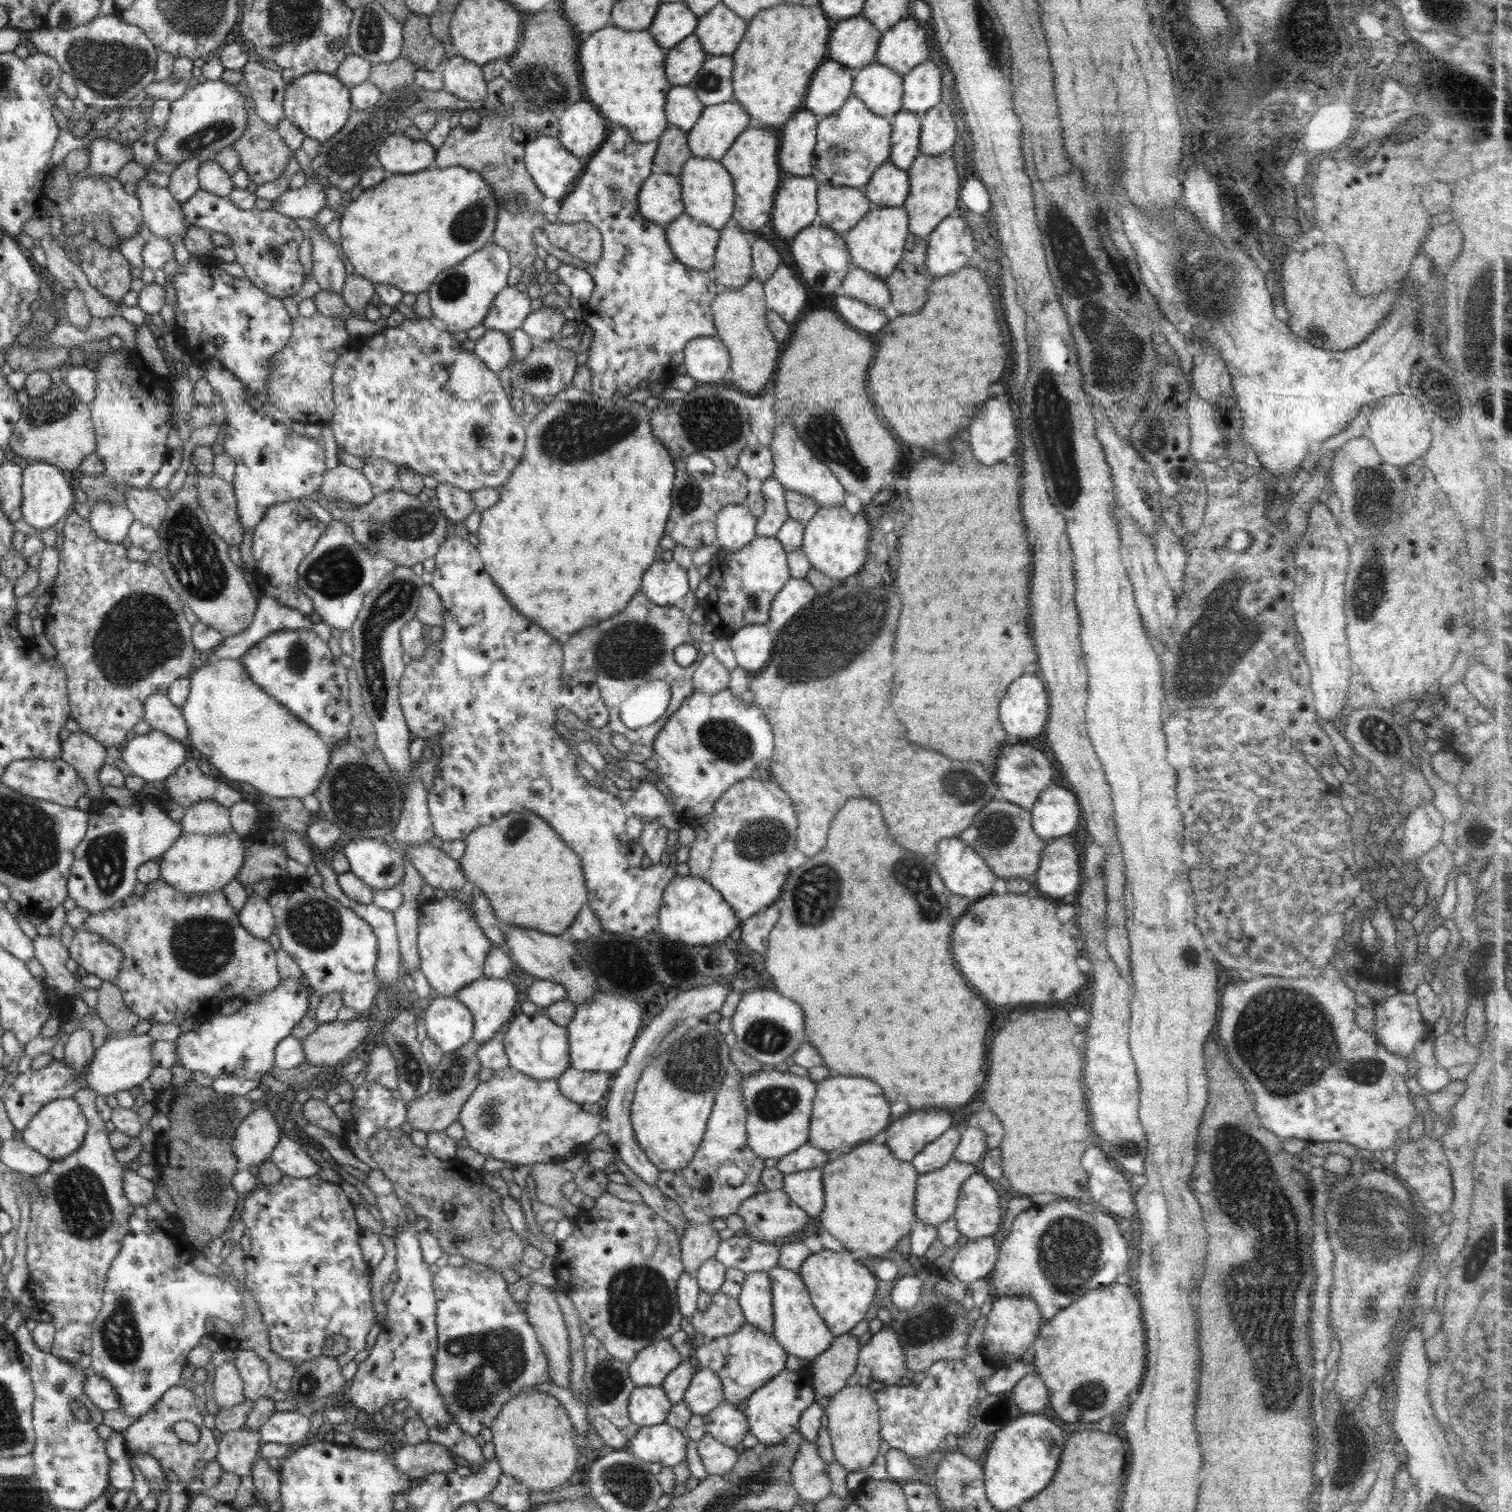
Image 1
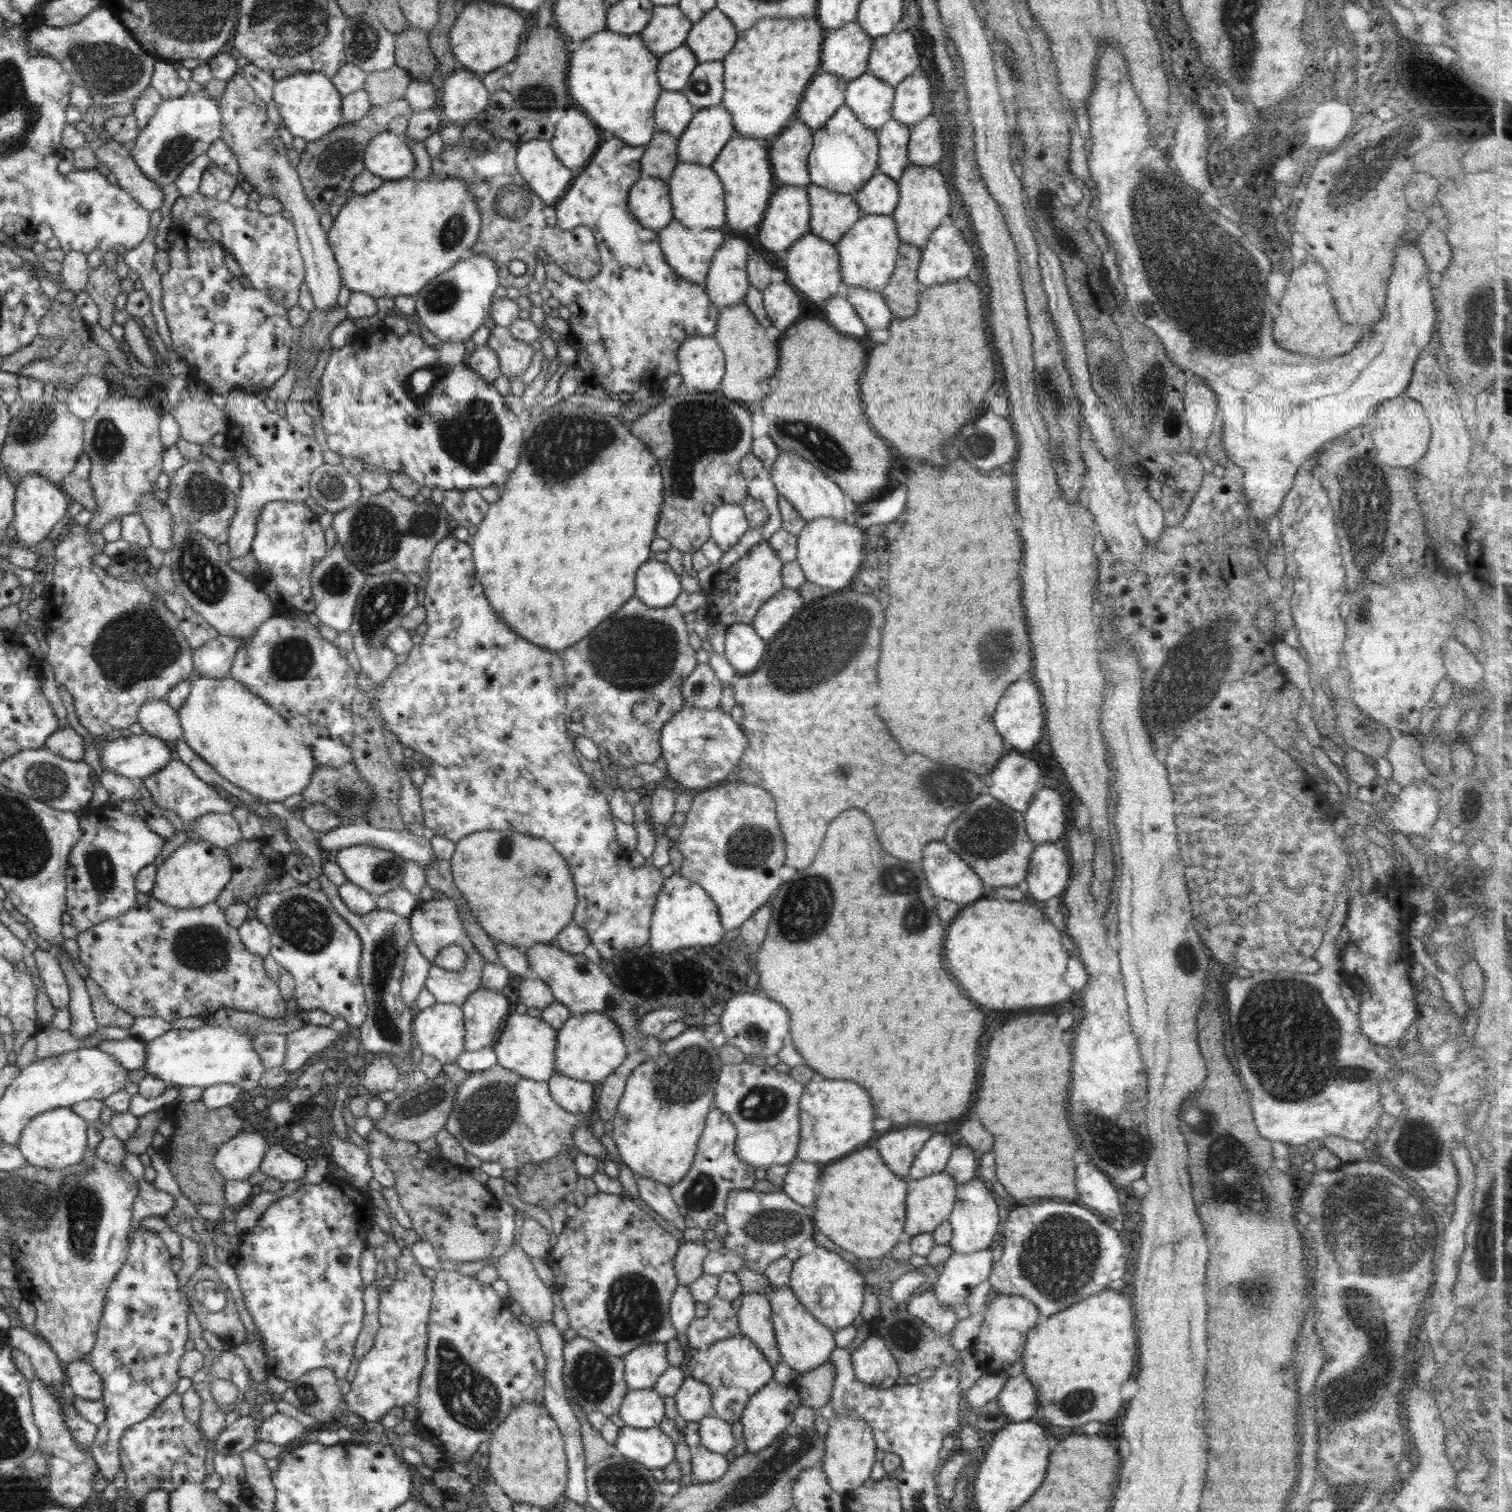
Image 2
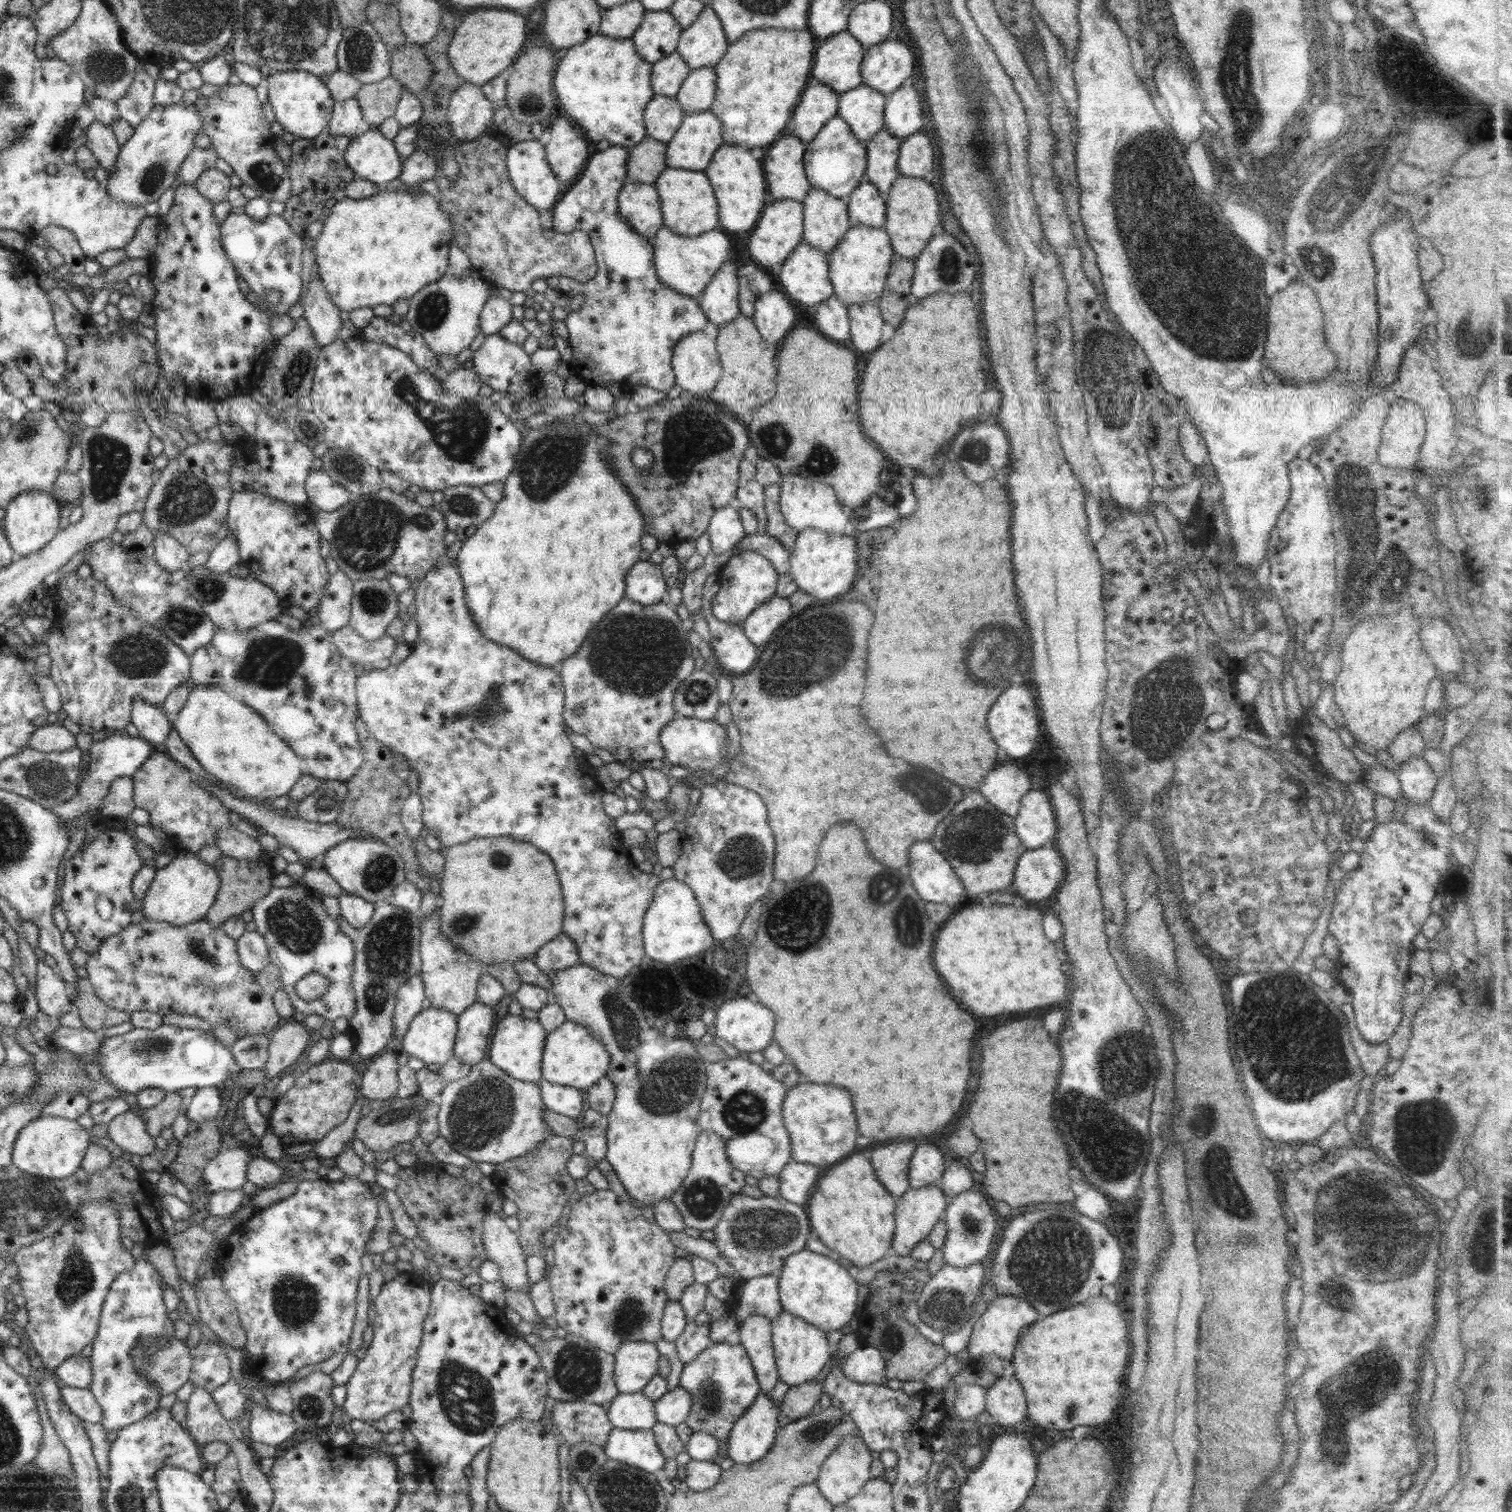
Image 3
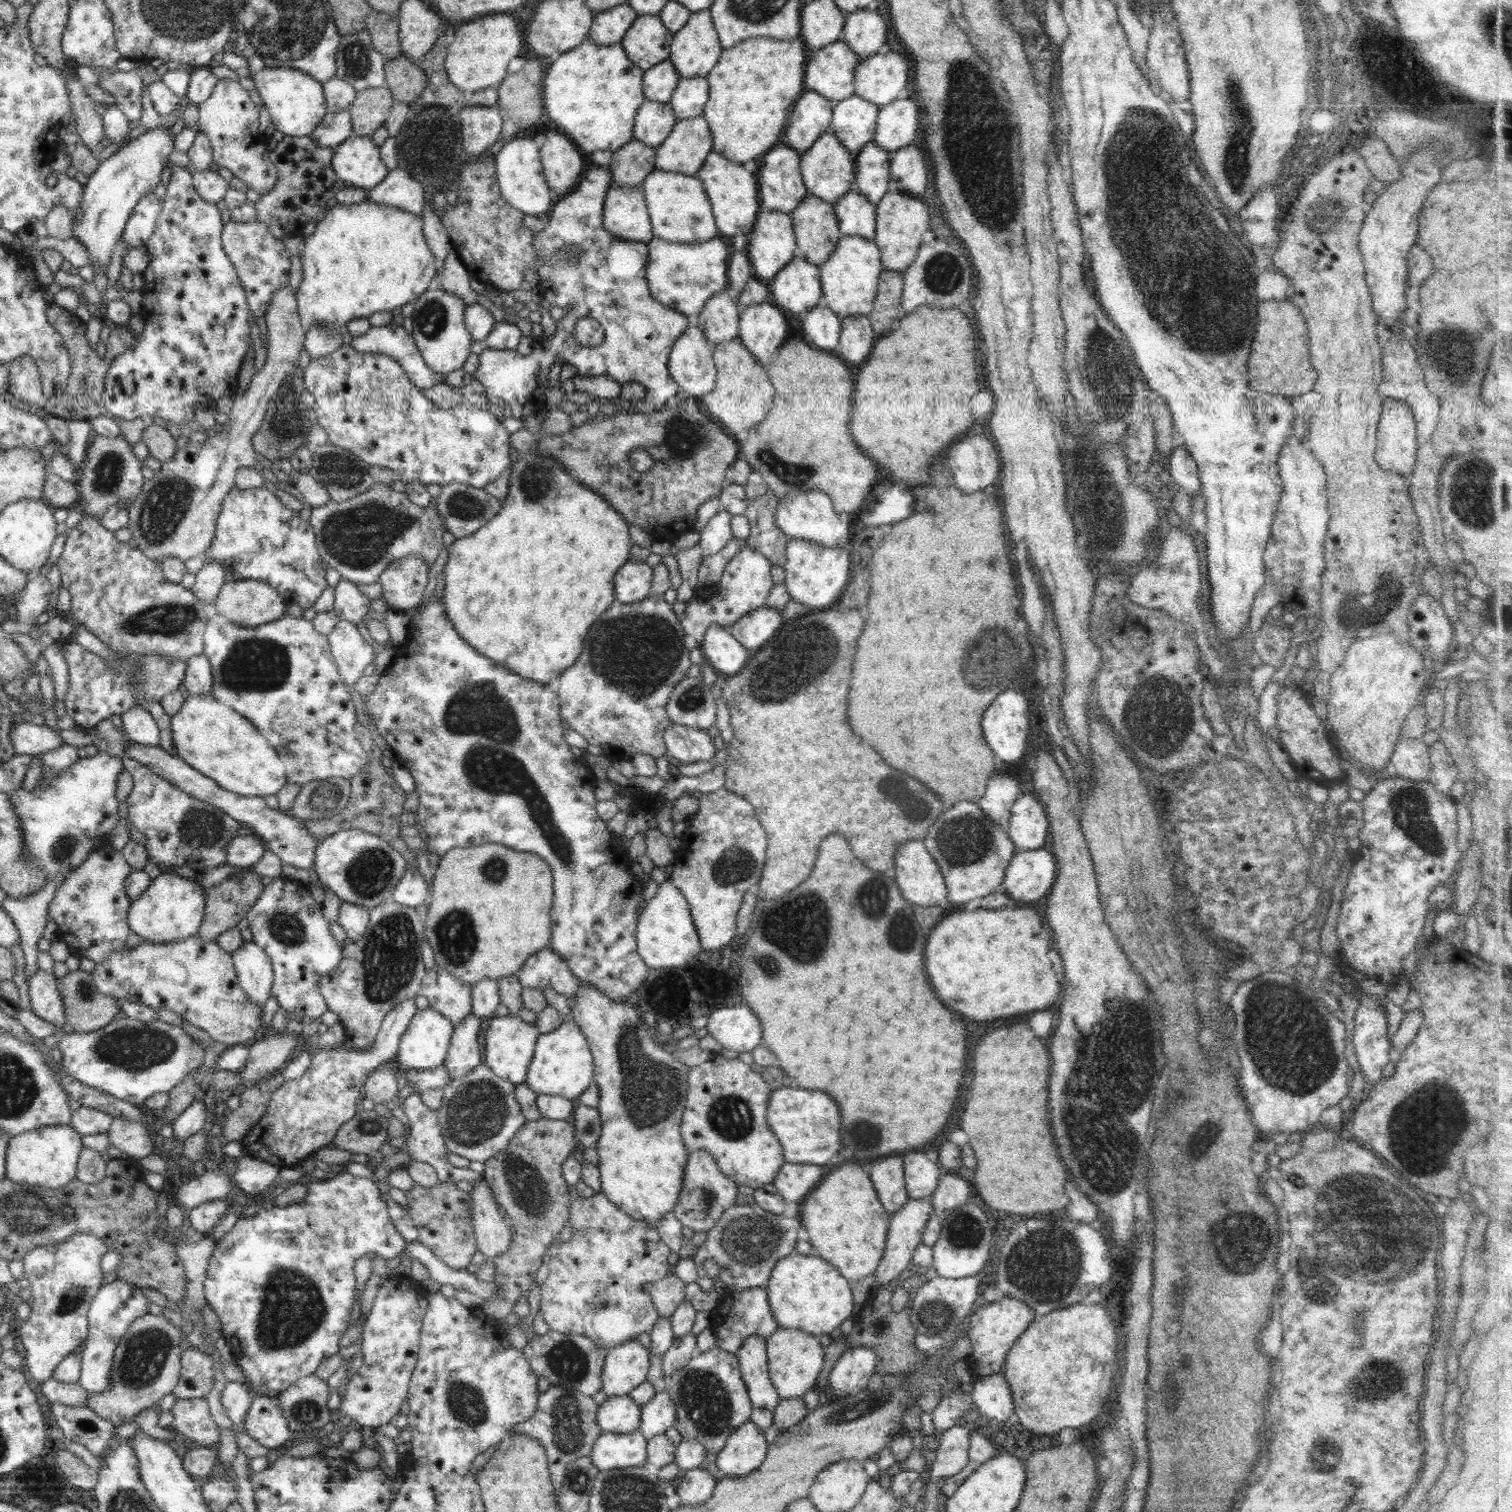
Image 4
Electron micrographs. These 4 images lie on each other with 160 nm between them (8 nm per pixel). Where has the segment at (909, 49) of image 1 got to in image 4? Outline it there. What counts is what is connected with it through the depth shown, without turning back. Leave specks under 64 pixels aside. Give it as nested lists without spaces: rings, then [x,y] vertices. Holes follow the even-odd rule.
[[[883,51],[859,58],[854,73],[855,94],[880,108],[898,99],[906,91],[909,57],[904,52]]]

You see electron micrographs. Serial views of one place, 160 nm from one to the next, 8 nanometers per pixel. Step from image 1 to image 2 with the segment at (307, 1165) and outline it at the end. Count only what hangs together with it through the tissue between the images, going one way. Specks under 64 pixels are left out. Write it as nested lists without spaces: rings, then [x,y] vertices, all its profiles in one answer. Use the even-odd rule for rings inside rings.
[[[281,1139],[268,1146],[259,1170],[283,1183],[302,1180],[307,1171],[304,1155],[292,1150],[290,1145]]]

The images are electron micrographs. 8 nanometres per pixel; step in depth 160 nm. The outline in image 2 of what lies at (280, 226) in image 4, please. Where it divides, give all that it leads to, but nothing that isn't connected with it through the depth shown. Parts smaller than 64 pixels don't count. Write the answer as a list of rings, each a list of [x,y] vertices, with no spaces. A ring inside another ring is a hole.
[[[403,97],[394,102],[372,105],[368,114],[356,123],[346,123],[318,140],[307,141],[295,169],[306,198],[319,215],[328,214],[332,201],[337,196],[345,195],[352,188],[354,178],[365,169],[364,151],[370,139],[382,132],[390,132],[398,137],[404,136],[412,114],[414,113],[412,108],[409,108],[409,102]]]

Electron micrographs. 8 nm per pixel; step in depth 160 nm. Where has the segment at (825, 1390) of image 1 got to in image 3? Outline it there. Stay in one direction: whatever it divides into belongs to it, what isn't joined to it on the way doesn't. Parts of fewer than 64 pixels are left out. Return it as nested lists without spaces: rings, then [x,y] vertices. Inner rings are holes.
[[[815,1380],[790,1387],[781,1402],[781,1415],[798,1421],[811,1414],[812,1408],[821,1400],[822,1390],[823,1384]]]

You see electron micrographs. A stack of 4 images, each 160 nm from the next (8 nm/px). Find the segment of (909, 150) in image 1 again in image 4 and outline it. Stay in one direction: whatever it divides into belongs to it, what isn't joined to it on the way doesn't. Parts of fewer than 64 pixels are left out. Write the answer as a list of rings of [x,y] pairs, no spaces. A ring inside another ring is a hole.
[[[873,140],[865,144],[855,156],[854,190],[877,205],[892,189],[889,166],[888,150],[880,148]]]

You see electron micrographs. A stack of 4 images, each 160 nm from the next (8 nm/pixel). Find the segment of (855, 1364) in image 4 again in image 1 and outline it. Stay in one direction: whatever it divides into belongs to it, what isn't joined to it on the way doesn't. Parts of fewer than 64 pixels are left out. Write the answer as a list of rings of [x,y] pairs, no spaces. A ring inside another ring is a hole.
[[[876,1326],[868,1344],[861,1346],[850,1384],[859,1382],[879,1391],[906,1382],[911,1373],[905,1360],[897,1332],[889,1326]]]

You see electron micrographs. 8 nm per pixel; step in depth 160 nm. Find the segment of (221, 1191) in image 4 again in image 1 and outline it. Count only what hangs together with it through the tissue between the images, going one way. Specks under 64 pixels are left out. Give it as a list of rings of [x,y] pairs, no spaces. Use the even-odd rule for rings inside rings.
[[[262,1102],[237,1126],[231,1142],[240,1168],[259,1166],[281,1139],[275,1114]]]

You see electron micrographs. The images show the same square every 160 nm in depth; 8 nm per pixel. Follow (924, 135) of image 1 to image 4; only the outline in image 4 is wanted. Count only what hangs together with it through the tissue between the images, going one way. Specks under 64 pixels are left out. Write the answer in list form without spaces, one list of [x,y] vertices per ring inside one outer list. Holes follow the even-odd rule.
[[[916,142],[889,151],[891,188],[912,195],[922,195],[928,184],[928,173],[924,154],[918,150]]]

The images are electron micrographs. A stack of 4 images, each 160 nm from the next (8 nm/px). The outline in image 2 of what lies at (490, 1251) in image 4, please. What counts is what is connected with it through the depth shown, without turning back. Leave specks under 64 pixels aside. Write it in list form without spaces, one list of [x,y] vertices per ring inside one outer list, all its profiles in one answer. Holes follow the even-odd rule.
[[[514,1242],[511,1249],[504,1255],[490,1261],[496,1268],[499,1278],[507,1282],[510,1297],[520,1304],[526,1321],[529,1321],[530,1324],[538,1324],[541,1329],[548,1323],[553,1324],[551,1322],[554,1310],[553,1293],[543,1283],[543,1280],[540,1280],[531,1263],[531,1257]]]

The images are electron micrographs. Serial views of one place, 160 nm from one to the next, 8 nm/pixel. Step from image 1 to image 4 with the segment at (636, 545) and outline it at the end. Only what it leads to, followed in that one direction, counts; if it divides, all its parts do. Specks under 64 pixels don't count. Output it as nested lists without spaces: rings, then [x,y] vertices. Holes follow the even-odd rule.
[[[531,451],[526,456],[526,460],[515,458],[508,473],[508,493],[501,501],[498,514],[475,534],[457,539],[454,544],[446,548],[448,560],[443,569],[445,574],[444,609],[446,609],[446,617],[452,622],[456,632],[459,632],[459,635],[482,656],[493,660],[496,664],[503,664],[518,676],[540,684],[547,684],[554,682],[563,670],[576,662],[576,658],[582,652],[582,642],[584,642],[584,636],[588,634],[588,628],[616,601],[613,578],[620,566],[631,560],[630,548],[634,542],[630,536],[630,524],[615,508],[611,507],[604,496],[592,491],[590,487],[586,487],[586,484],[580,483],[576,477],[572,477],[564,469],[564,465],[560,465],[547,454]]]

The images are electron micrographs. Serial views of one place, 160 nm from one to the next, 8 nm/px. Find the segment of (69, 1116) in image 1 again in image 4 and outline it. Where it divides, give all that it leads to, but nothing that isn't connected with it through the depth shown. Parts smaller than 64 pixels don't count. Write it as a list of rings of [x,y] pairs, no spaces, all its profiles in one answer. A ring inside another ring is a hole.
[[[69,1124],[41,1126],[30,1132],[21,1132],[9,1138],[5,1178],[30,1186],[62,1188],[75,1179],[82,1148],[81,1134]]]

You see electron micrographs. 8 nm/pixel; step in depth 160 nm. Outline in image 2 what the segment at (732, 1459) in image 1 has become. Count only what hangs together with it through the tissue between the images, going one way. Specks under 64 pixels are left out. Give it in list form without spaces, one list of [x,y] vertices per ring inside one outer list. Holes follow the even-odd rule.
[[[702,1444],[698,1446],[698,1449],[692,1450],[691,1462],[693,1474],[701,1484],[718,1480],[730,1466],[724,1455],[711,1452]]]

